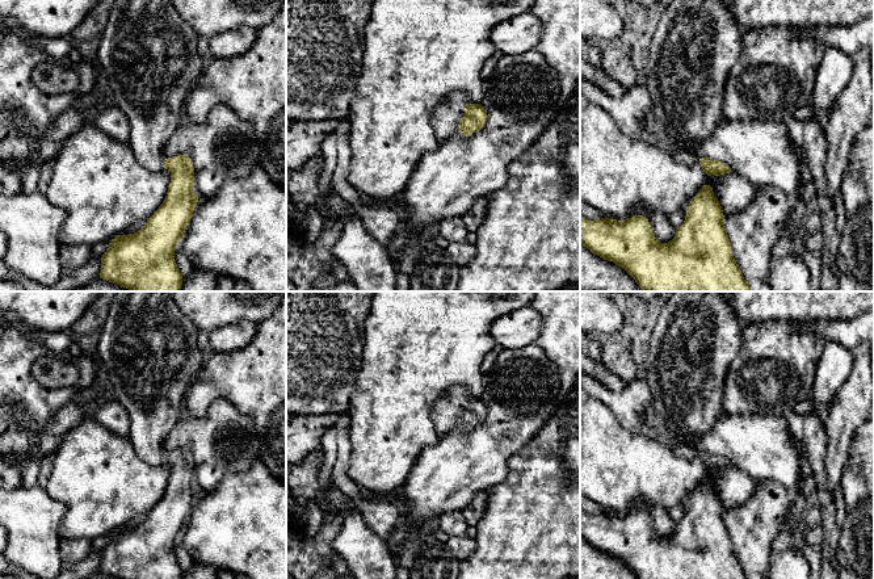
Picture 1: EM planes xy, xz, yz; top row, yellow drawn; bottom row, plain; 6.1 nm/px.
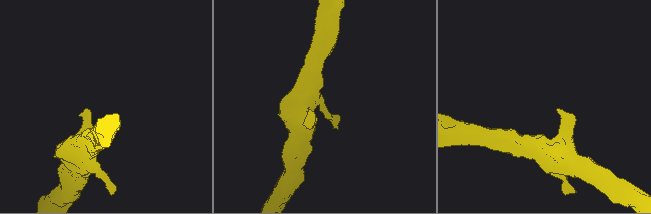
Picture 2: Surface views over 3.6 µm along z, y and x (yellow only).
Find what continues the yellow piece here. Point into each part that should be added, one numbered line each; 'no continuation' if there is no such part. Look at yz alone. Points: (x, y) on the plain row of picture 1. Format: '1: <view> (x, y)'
1: yz (697, 335)

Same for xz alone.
1: xz (445, 411)

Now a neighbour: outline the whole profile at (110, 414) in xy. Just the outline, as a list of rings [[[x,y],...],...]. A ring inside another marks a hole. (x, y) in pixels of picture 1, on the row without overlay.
[[[101,399],[92,418],[113,433],[129,439],[129,414],[126,408],[115,399]]]

